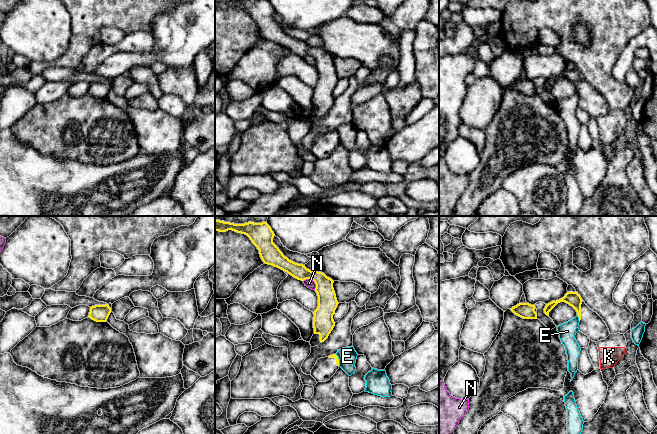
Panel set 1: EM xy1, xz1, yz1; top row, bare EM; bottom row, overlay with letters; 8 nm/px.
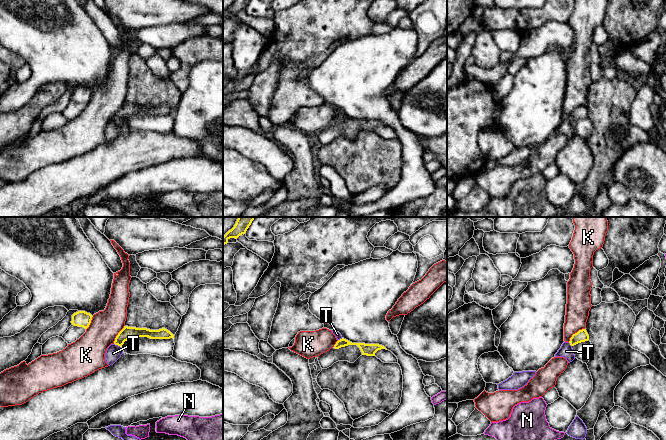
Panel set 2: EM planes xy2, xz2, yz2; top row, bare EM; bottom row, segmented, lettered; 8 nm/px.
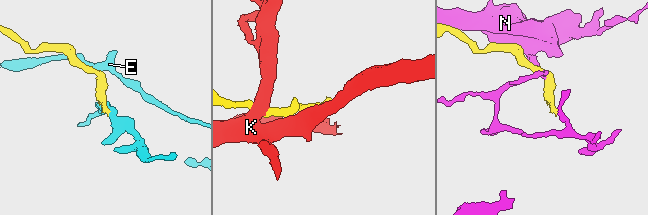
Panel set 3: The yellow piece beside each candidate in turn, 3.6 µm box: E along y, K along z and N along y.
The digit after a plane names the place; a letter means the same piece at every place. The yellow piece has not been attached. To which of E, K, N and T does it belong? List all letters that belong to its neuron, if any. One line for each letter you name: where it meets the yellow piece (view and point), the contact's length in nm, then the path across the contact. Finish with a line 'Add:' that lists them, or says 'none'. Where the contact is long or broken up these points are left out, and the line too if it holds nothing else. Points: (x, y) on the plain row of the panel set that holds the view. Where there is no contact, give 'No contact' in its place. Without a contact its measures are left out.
Add: none

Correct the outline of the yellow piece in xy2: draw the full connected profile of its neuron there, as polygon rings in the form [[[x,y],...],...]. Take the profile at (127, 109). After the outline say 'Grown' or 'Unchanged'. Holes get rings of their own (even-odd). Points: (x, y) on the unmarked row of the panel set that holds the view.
[[[124,102],[124,104],[116,112],[114,120],[122,123],[125,117],[137,115],[138,113],[148,113],[150,115],[174,115],[174,111],[165,104],[150,106],[147,104]]]. Unchanged

